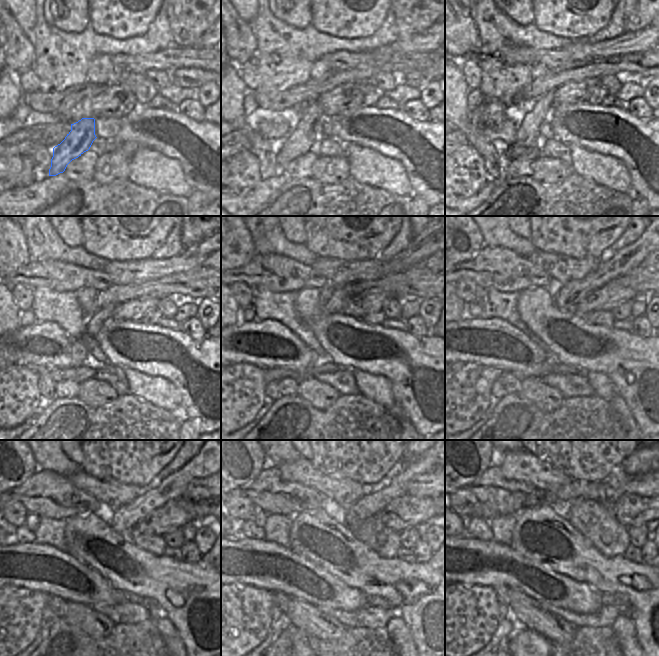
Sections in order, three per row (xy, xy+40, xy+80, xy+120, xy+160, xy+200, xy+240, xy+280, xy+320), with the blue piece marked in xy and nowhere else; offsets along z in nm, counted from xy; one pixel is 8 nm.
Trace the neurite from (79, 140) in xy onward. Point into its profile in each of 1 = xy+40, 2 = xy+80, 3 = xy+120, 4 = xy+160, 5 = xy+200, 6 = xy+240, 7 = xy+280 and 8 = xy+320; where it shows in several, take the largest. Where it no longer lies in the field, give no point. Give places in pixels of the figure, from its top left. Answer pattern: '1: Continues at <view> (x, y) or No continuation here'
1: Continues at xy+40 (307, 130)
2: Continues at xy+80 (536, 113)
3: Continues at xy+120 (79, 348)
4: Continues at xy+160 (336, 303)
5: Continues at xy+200 (567, 297)
6: Continues at xy+240 (123, 519)
7: Continues at xy+280 (378, 496)
8: Continues at xy+320 (562, 507)

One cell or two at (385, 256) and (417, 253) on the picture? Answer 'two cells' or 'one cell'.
two cells

